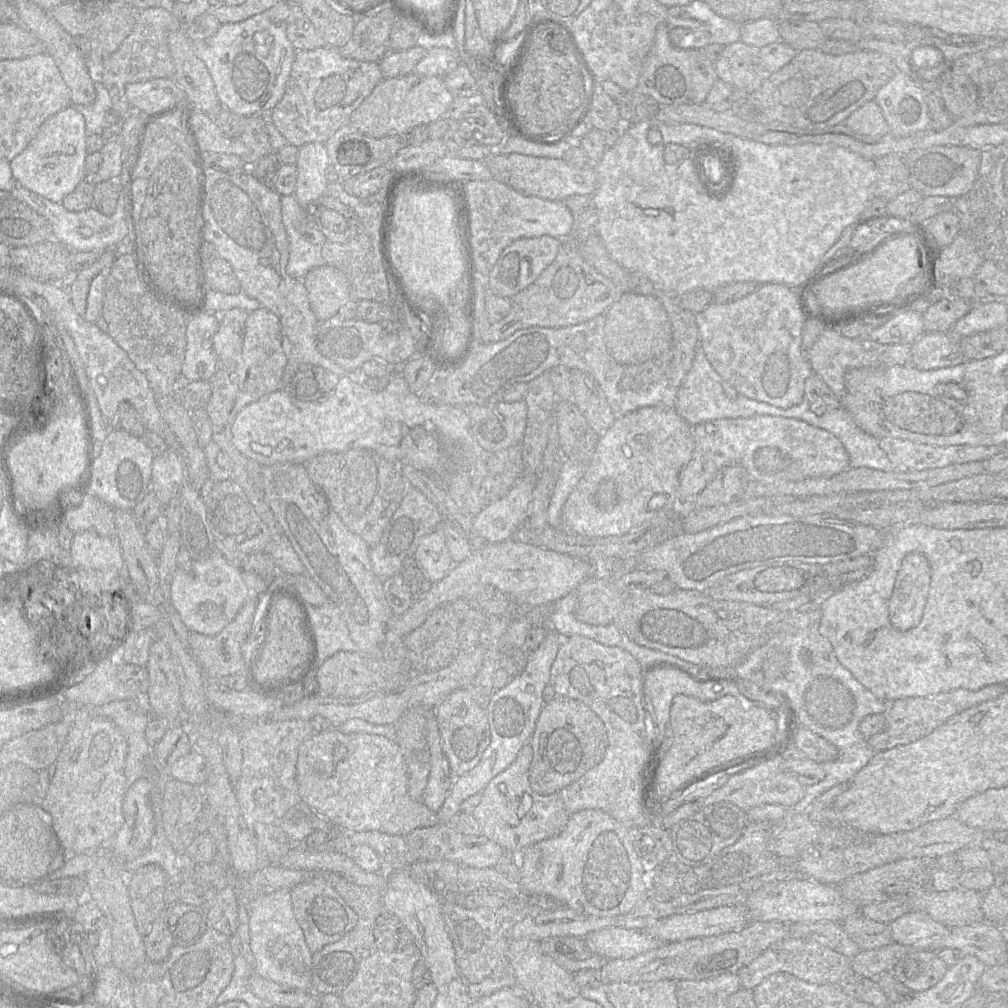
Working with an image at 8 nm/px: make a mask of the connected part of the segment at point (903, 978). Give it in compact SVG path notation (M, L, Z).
M914 950L904 956L892 970L893 975L914 993L935 986L949 967L933 950Z

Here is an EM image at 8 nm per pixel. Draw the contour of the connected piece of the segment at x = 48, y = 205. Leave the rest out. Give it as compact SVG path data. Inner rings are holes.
M122 184L122 191L117 200L113 214L104 215L95 207L71 212L61 203L55 203L33 191L17 185L10 191L11 197L26 203L38 214L44 216L52 226L53 239L65 245L72 251L104 251L106 249L116 249L128 234L127 211L125 202L126 185Z

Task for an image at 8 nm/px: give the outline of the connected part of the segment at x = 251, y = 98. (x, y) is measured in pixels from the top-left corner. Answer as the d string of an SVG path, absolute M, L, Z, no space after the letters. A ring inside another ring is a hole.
M277 1L276 4L273 5L271 8L265 10L262 13L251 16L250 18L244 21L220 25L218 31L209 38L192 41L194 53L206 65L209 74L213 80L213 83L215 85L218 99L224 108L227 108L228 110L244 117L252 115L262 115L263 113L271 114L271 110L282 99L285 92L286 84L289 79L292 63L294 61L296 52L293 45L286 36L287 18L289 16L289 13L290 13L289 4L285 1Z

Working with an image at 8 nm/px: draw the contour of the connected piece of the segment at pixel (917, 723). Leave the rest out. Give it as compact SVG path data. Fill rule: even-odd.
M990 684L977 690L958 688L949 692L921 697L908 697L895 700L885 715L885 729L869 738L869 745L876 752L888 750L896 746L912 743L930 734L949 718L972 706L993 700L1003 694L1007 688L1004 684Z

